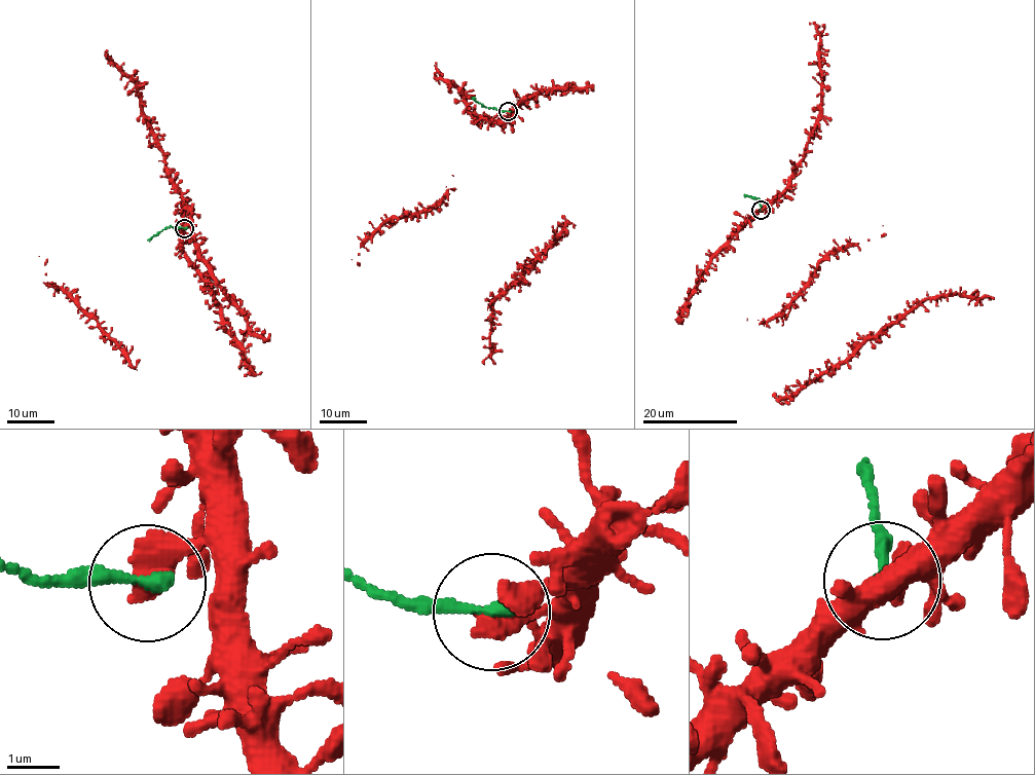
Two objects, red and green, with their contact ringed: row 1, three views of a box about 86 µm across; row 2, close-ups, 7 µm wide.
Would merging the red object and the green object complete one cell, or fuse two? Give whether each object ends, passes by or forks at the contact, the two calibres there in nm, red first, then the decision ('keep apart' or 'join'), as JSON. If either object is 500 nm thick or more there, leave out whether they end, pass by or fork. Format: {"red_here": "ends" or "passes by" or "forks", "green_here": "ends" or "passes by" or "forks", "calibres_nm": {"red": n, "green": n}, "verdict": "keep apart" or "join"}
{"red_here": "ends", "green_here": "ends", "calibres_nm": {"red": 480, "green": 280}, "verdict": "keep apart"}

